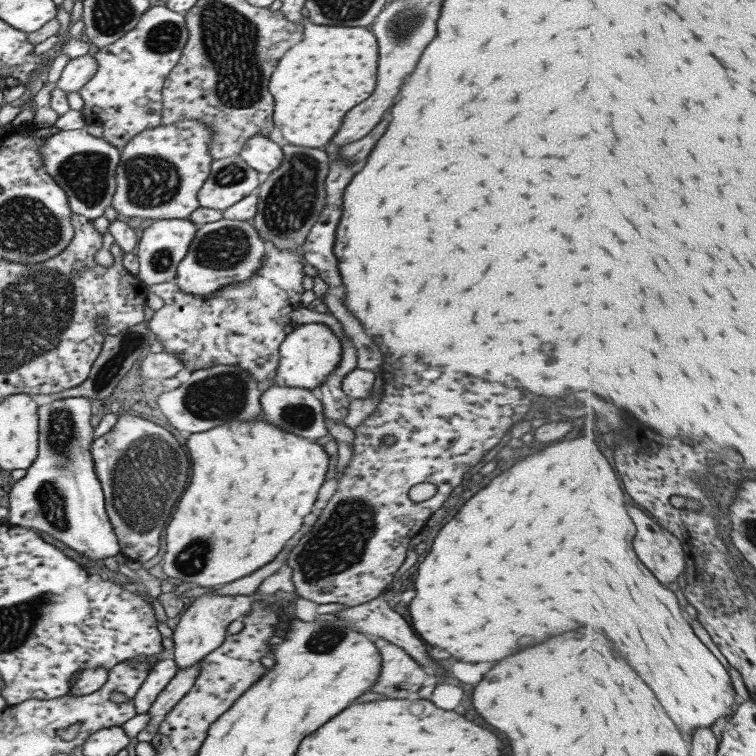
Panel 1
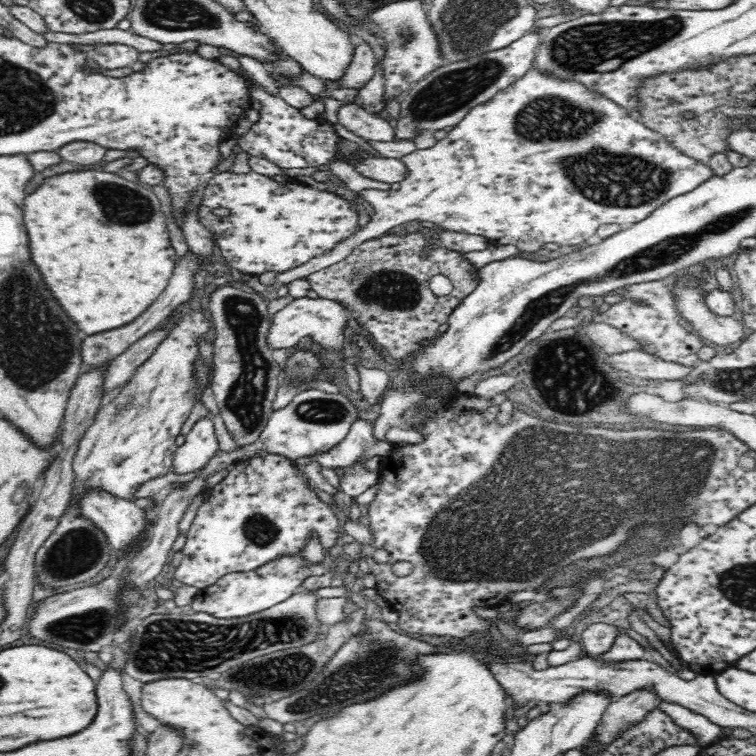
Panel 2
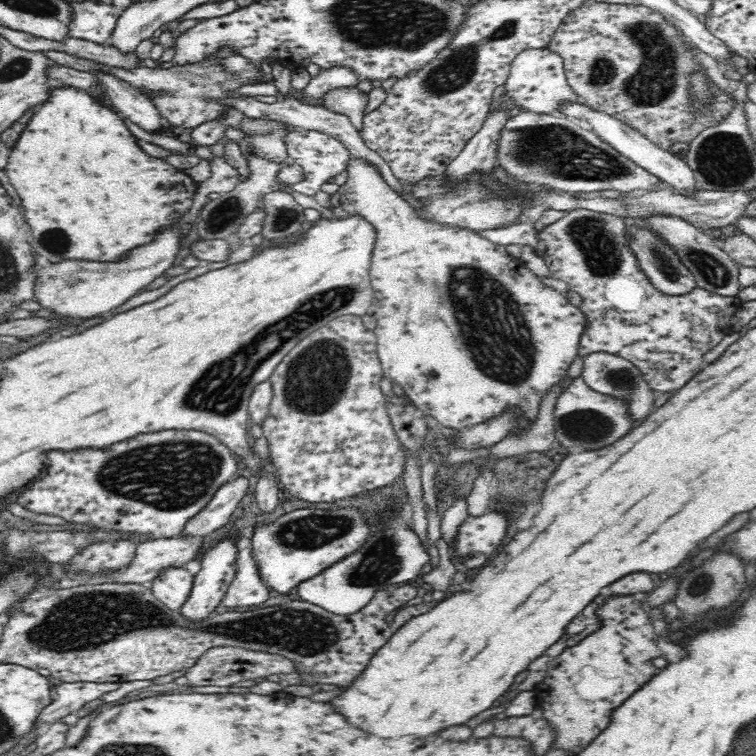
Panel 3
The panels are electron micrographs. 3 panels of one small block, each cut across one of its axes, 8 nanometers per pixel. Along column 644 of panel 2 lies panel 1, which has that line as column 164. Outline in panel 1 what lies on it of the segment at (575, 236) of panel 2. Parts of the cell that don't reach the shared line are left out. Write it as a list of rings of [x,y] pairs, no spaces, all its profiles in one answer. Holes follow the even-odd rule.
[[[190,118],[143,130],[118,148],[120,154],[114,176],[115,188],[110,202],[118,216],[126,220],[132,216],[141,220],[186,219],[198,207],[196,196],[210,171],[213,159],[209,157],[208,142],[211,137],[212,130],[204,122]]]

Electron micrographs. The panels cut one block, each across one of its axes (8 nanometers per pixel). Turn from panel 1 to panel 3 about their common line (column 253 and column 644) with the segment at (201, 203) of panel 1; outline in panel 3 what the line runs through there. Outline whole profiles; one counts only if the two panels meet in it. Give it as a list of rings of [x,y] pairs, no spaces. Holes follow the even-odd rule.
[[[520,109],[502,128],[496,162],[516,180],[571,193],[616,189],[622,193],[642,194],[650,184],[659,181],[653,174],[622,157],[576,119],[528,109]]]

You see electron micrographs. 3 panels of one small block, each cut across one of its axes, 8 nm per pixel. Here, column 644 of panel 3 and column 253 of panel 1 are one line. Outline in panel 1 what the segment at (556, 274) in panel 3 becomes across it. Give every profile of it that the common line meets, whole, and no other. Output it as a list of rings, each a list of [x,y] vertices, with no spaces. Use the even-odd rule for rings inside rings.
[[[265,242],[265,245],[267,249],[261,259],[260,267],[245,282],[228,284],[217,290],[215,294],[201,297],[183,293],[174,280],[146,285],[149,293],[163,301],[163,306],[152,312],[151,318],[147,321],[147,328],[161,344],[162,351],[176,354],[189,372],[211,368],[214,364],[231,364],[249,372],[259,387],[264,388],[274,384],[279,360],[278,346],[287,333],[286,326],[292,323],[289,314],[303,306],[300,302],[304,292],[301,287],[301,278],[304,276],[301,271],[303,256],[300,246],[296,250],[280,250],[270,242]]]

